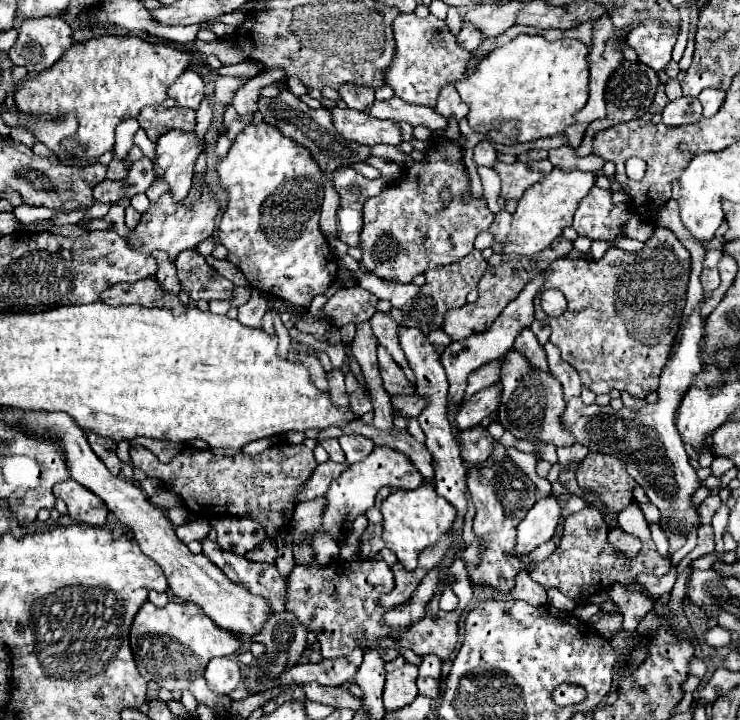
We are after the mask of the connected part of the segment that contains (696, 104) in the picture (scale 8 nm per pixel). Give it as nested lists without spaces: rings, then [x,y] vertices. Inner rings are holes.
[[[681,97],[675,99],[671,103],[665,105],[663,109],[663,123],[671,125],[671,127],[679,127],[679,125],[689,125],[689,123],[697,123],[701,119],[701,101],[697,97]]]

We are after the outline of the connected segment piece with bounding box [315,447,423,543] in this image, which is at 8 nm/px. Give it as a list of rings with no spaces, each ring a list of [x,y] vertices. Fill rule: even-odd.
[[[375,447],[369,457],[365,457],[359,463],[349,465],[329,487],[325,499],[327,505],[321,513],[321,525],[315,533],[325,533],[333,537],[337,543],[343,543],[347,535],[351,533],[351,525],[359,515],[365,515],[373,503],[375,495],[381,487],[391,487],[391,489],[417,489],[423,483],[423,475],[415,469],[415,465],[401,453],[389,449],[389,447]]]

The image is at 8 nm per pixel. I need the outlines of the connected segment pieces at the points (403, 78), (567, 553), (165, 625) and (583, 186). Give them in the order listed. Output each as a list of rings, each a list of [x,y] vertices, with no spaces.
[[[399,13],[393,21],[393,37],[395,55],[391,65],[385,69],[385,83],[407,103],[435,107],[441,89],[463,77],[471,53],[457,45],[447,23],[435,15],[421,19],[415,13]]]
[[[585,507],[573,515],[567,515],[563,523],[563,535],[555,553],[539,563],[533,563],[529,569],[529,577],[535,583],[543,585],[545,589],[555,587],[575,601],[585,601],[593,593],[607,591],[613,583],[621,583],[621,585],[633,583],[637,573],[651,573],[661,577],[667,575],[669,569],[671,569],[671,559],[661,557],[651,539],[643,543],[643,549],[631,561],[617,555],[611,543],[607,541],[607,525],[603,515],[595,507]]]
[[[145,601],[133,619],[129,643],[135,665],[145,681],[157,681],[167,691],[187,689],[193,679],[205,673],[205,667],[213,657],[227,657],[243,645],[233,633],[217,627],[195,603],[179,601],[169,601],[163,609]]]
[[[553,169],[547,177],[531,185],[517,203],[511,229],[507,235],[507,243],[503,245],[503,253],[505,255],[533,255],[533,253],[539,253],[541,249],[547,249],[551,241],[561,235],[563,227],[571,225],[577,203],[589,193],[589,189],[593,187],[593,181],[595,181],[595,173]]]

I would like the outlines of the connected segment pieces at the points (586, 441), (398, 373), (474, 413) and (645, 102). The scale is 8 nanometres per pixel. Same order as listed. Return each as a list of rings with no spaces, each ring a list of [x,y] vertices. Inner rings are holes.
[[[703,269],[701,287],[703,287],[703,299],[695,305],[693,313],[683,325],[681,339],[661,371],[657,403],[645,405],[641,409],[631,409],[631,411],[627,407],[623,407],[621,411],[615,411],[609,405],[605,407],[597,403],[585,405],[581,397],[573,397],[567,401],[567,409],[561,421],[565,429],[573,433],[575,441],[585,445],[589,451],[611,453],[623,459],[627,463],[627,473],[637,479],[637,483],[645,489],[649,501],[659,507],[661,519],[681,519],[685,523],[683,533],[689,533],[693,525],[699,525],[697,511],[693,511],[689,505],[689,497],[699,487],[699,479],[695,469],[689,463],[687,453],[683,451],[683,441],[675,427],[675,411],[681,399],[685,397],[685,393],[689,391],[689,385],[697,379],[697,375],[703,369],[701,341],[703,341],[705,321],[701,317],[701,309],[705,301],[711,299],[711,293],[719,287],[719,269]]]
[[[383,345],[377,347],[377,355],[379,355],[379,371],[381,371],[381,379],[383,379],[383,387],[389,391],[391,395],[409,395],[415,391],[413,383],[405,377],[403,369],[393,361],[393,357],[387,353],[387,349]]]
[[[491,385],[487,389],[481,389],[481,393],[475,393],[471,399],[467,399],[455,415],[457,431],[465,431],[479,425],[489,413],[493,413],[493,409],[497,409],[499,395],[501,395],[501,387]]]
[[[623,61],[615,71],[613,75],[609,77],[607,81],[607,89],[605,89],[605,103],[607,103],[607,117],[605,119],[599,119],[599,121],[593,121],[587,131],[585,131],[585,137],[581,141],[581,145],[575,149],[575,153],[581,157],[581,155],[589,155],[591,153],[591,141],[593,141],[593,135],[611,127],[611,125],[617,125],[617,123],[623,123],[623,121],[631,121],[631,119],[637,119],[641,117],[643,113],[649,111],[651,107],[651,101],[653,101],[653,95],[659,87],[659,77],[653,69],[649,69],[647,65],[643,65],[641,61]]]

